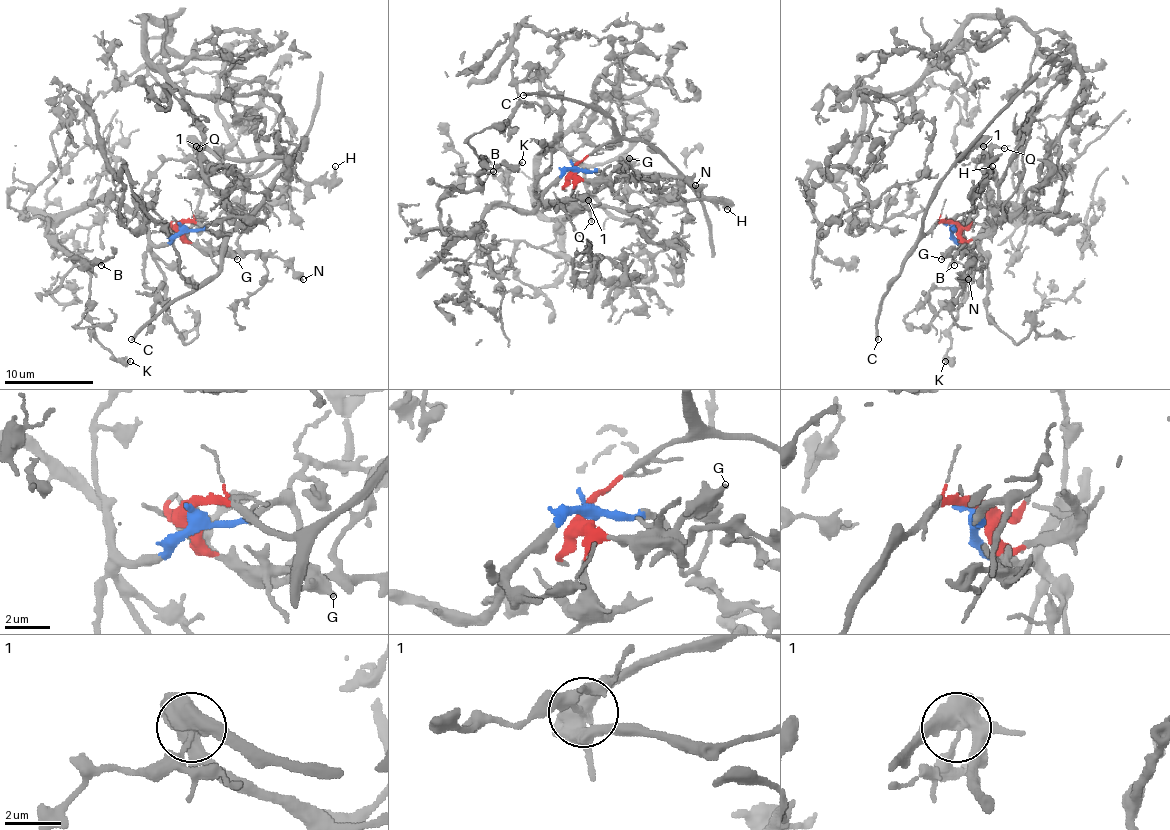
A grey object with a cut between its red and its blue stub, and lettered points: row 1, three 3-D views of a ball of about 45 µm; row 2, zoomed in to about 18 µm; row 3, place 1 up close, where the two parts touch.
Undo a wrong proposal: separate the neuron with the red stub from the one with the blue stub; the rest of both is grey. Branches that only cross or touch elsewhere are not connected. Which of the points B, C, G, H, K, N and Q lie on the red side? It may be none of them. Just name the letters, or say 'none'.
C, G, H, Q

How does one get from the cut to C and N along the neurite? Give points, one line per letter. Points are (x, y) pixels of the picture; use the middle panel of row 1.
C: (574, 170), (614, 137), (614, 121), (582, 103), (522, 94)
N: (574, 170), (598, 170), (609, 179), (649, 179), (656, 186), (685, 181), (694, 186)

